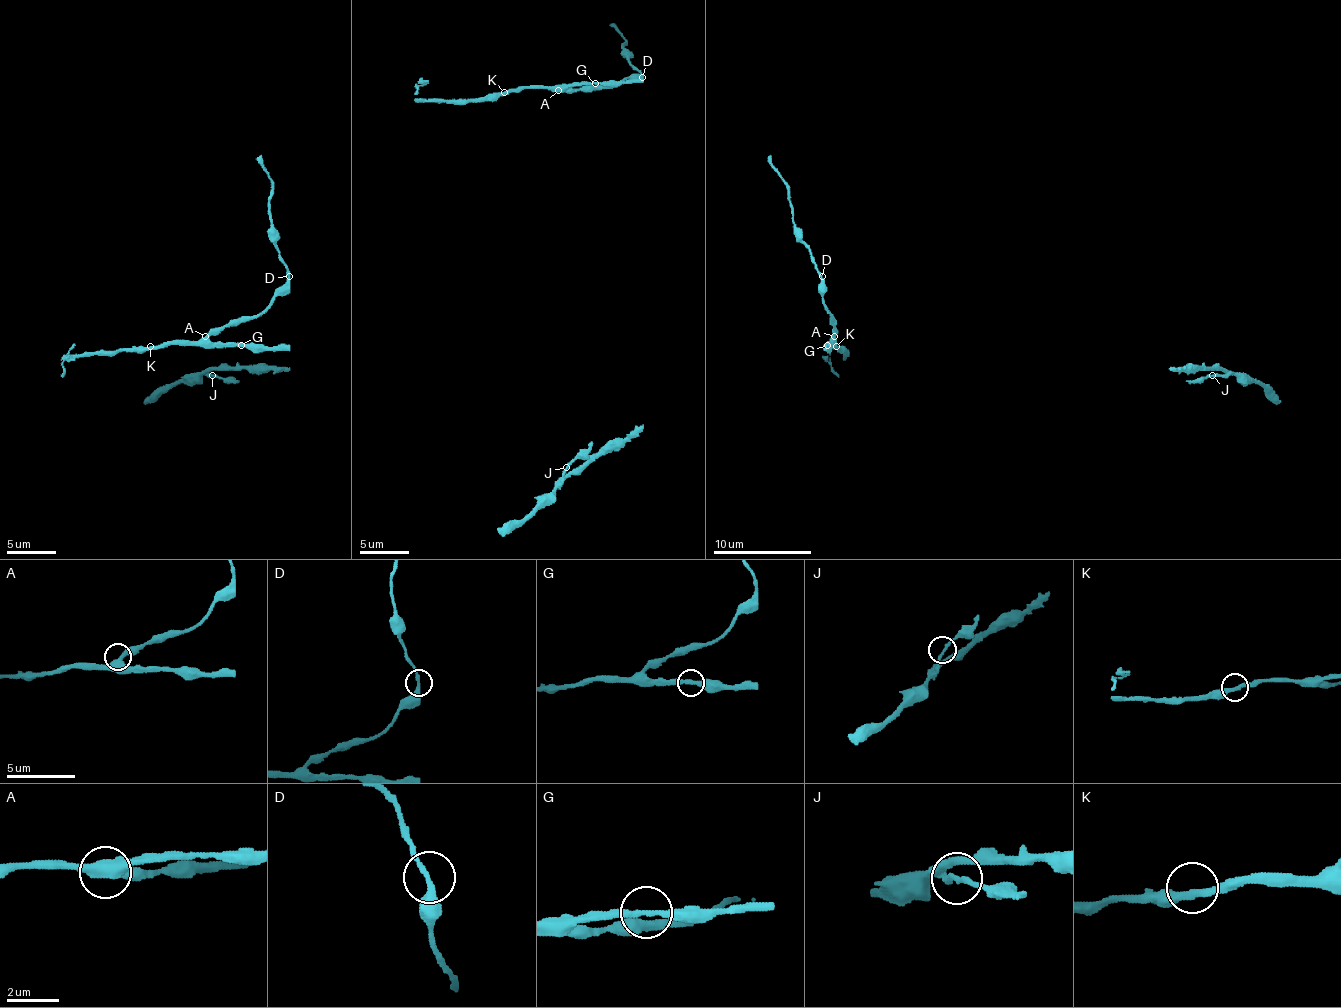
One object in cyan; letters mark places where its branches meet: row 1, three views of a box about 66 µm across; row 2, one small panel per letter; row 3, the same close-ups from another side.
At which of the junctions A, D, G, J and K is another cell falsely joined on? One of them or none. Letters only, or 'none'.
none

